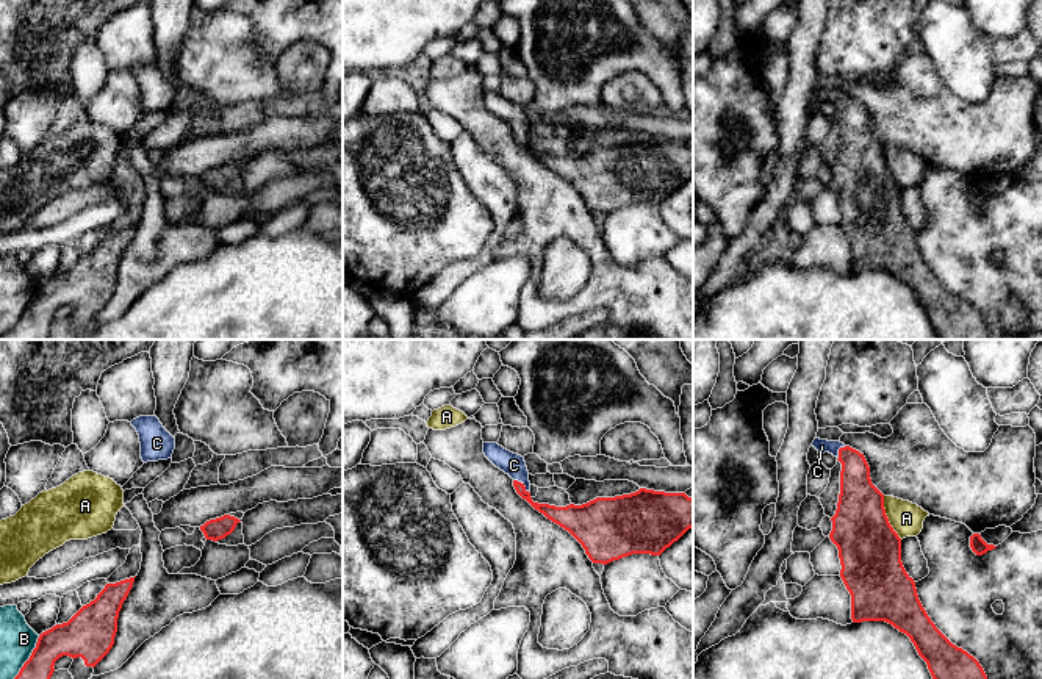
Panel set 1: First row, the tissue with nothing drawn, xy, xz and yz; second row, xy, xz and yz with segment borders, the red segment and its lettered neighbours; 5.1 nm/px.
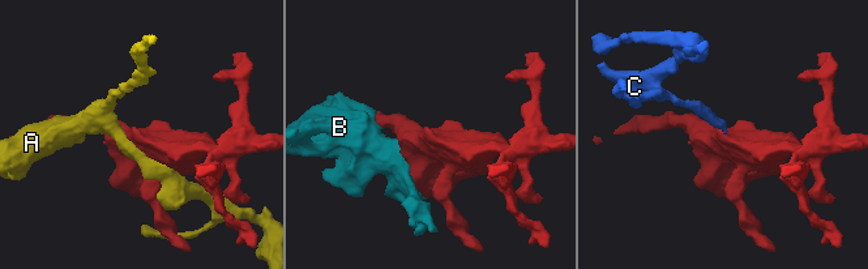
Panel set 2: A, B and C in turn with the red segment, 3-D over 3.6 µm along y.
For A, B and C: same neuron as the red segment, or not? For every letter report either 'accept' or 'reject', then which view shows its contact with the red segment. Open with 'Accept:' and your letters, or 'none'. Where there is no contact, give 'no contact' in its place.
Accept: C
A: reject; meets red in yz
B: reject; meets red in xy
C: accept; meets red in xz

